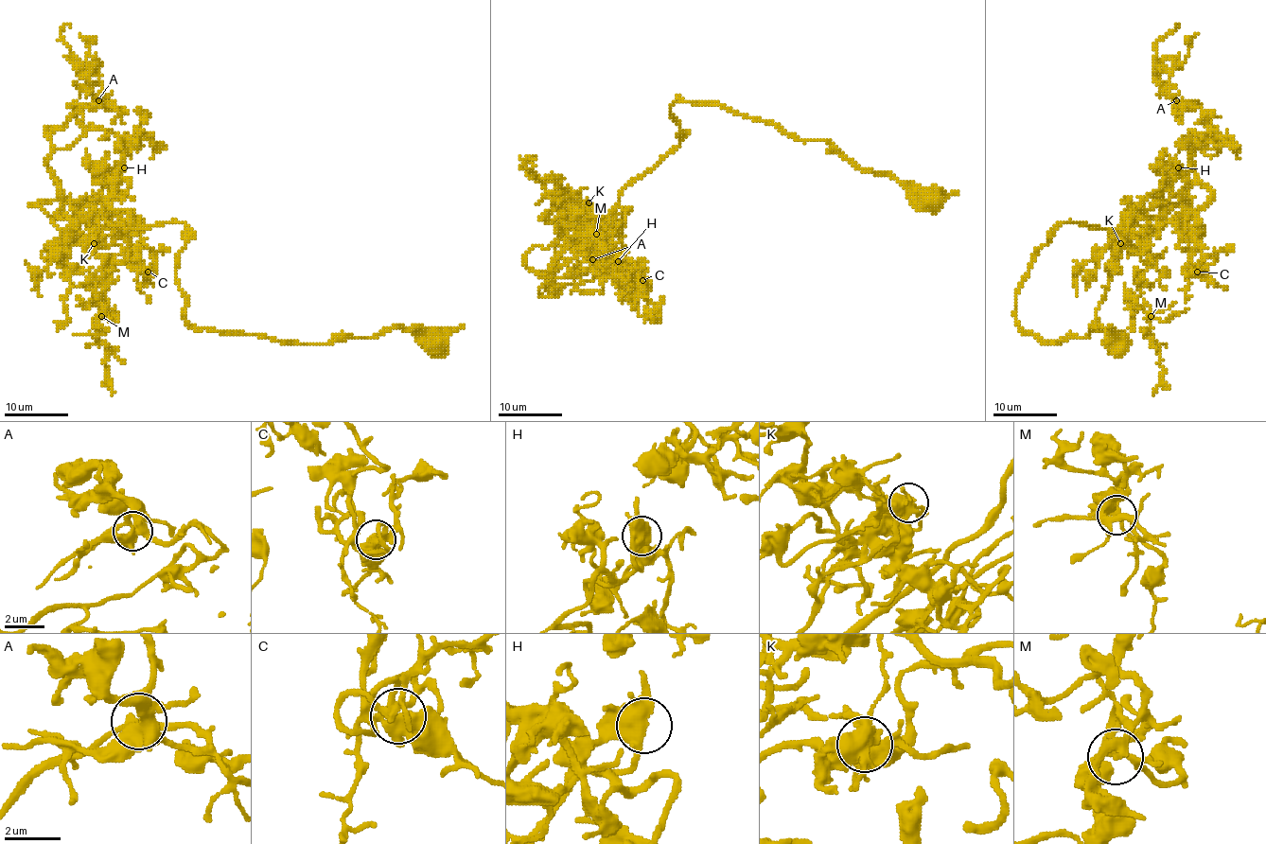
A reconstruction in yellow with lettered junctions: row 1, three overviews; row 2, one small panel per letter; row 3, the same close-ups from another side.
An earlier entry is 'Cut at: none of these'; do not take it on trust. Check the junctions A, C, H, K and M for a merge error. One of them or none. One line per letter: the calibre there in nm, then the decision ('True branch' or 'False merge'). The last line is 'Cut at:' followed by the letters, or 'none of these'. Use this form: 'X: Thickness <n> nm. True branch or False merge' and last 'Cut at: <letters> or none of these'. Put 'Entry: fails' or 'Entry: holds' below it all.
A: Thickness 480 nm. True branch
C: Thickness 440 nm. True branch
H: Thickness 480 nm. True branch
K: Thickness 440 nm. True branch
M: Thickness 320 nm. True branch
Cut at: none of these
Entry: holds

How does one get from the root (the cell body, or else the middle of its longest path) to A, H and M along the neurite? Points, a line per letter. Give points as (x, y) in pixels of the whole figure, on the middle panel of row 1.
A: (928, 200), (824, 141), (678, 97), (678, 144), (544, 285), (597, 277), (592, 259)
H: (928, 200), (824, 141), (678, 97), (678, 144), (554, 262), (555, 294), (553, 271), (597, 245), (618, 261)
M: (928, 200), (824, 141), (678, 97), (678, 144), (554, 262), (555, 294), (594, 224), (620, 224), (596, 234)

